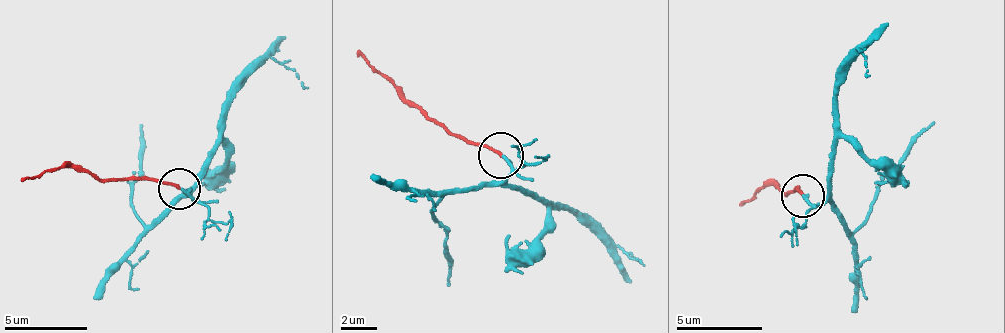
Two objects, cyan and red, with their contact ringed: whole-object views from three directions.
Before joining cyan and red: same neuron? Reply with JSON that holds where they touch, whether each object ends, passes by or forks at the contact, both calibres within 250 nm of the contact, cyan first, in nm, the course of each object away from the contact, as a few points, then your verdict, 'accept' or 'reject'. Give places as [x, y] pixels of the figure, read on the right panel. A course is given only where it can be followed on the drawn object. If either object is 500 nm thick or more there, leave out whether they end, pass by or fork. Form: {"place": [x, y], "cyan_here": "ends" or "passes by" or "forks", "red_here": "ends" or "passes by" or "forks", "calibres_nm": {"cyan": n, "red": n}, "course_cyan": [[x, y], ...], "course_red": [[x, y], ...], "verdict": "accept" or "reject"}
{"place": [803, 195], "cyan_here": "ends", "red_here": "ends", "calibres_nm": {"cyan": 190, "red": 160}, "course_cyan": [[801, 196], [820, 203], [828, 190], [830, 151], [836, 142], [834, 90], [861, 47], [866, 79]], "course_red": [[802, 196], [798, 189], [788, 194], [769, 184], [739, 205]], "verdict": "accept"}

